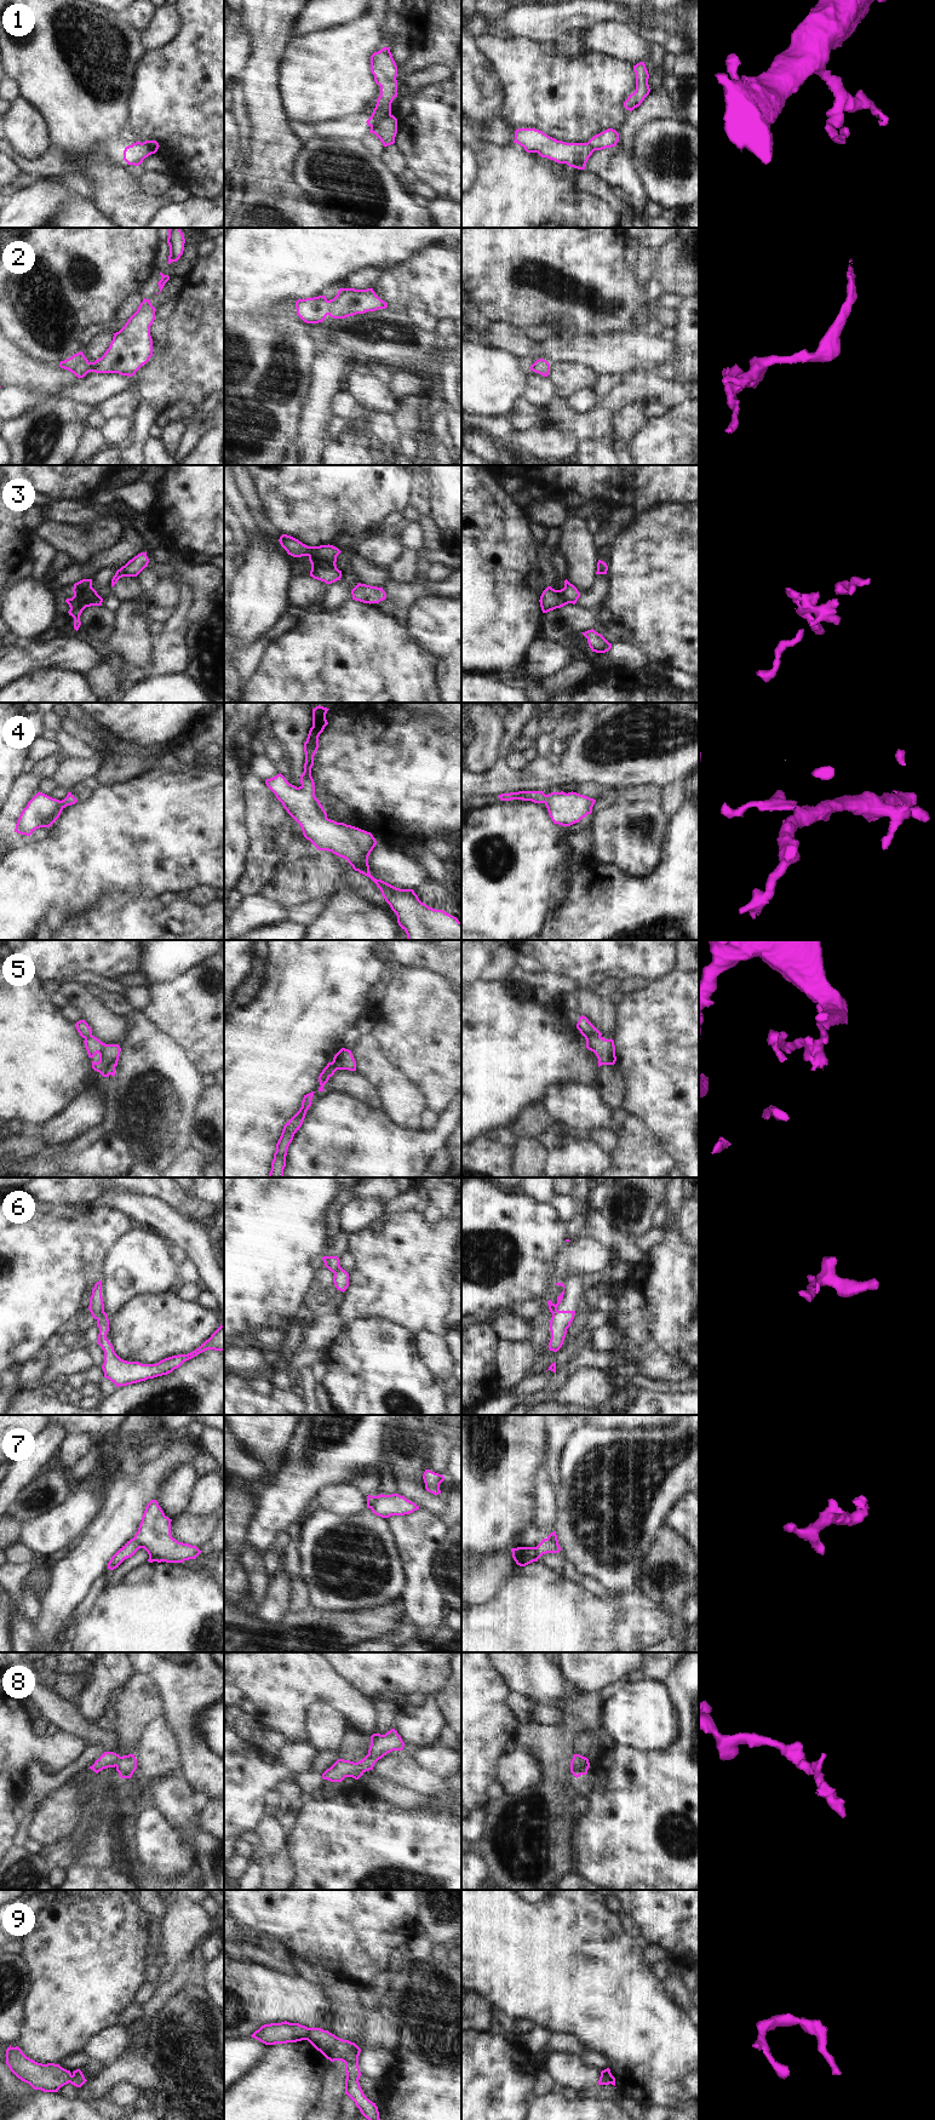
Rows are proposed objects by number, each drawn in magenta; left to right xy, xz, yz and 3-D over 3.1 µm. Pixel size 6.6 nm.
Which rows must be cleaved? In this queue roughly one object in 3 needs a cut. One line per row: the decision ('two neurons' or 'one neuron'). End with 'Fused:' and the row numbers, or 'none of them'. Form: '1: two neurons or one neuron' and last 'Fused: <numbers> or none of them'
1: two neurons
2: one neuron
3: one neuron
4: one neuron
5: two neurons
6: two neurons
7: two neurons
8: one neuron
9: two neurons
Fused: 1, 5, 6, 7, 9

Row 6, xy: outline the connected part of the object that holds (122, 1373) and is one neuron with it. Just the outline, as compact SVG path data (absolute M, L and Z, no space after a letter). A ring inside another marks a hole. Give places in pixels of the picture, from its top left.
M105 1312L97 1318L97 1327L99 1328L97 1342L104 1351L104 1363L102 1365L104 1377L114 1382L116 1387L167 1375L174 1369L179 1368L184 1362L207 1350L224 1351L224 1325L220 1324L220 1327L211 1335L208 1340L188 1354L172 1356L160 1360L156 1364L127 1362L121 1359L115 1353L113 1345L107 1339L107 1333L109 1331L109 1319Z

